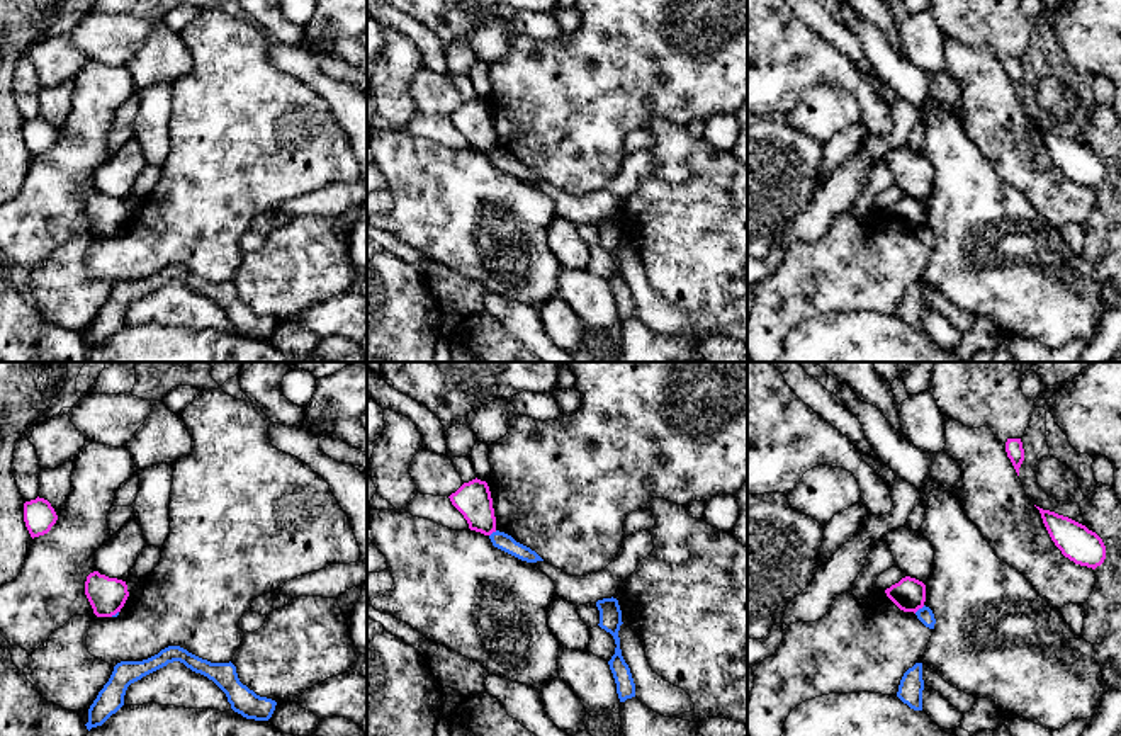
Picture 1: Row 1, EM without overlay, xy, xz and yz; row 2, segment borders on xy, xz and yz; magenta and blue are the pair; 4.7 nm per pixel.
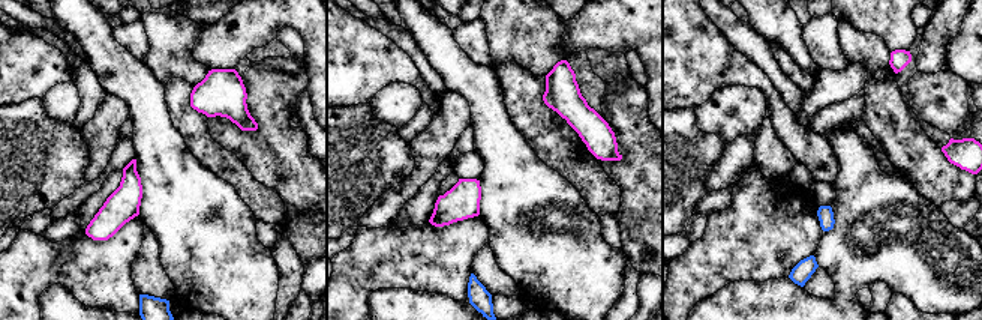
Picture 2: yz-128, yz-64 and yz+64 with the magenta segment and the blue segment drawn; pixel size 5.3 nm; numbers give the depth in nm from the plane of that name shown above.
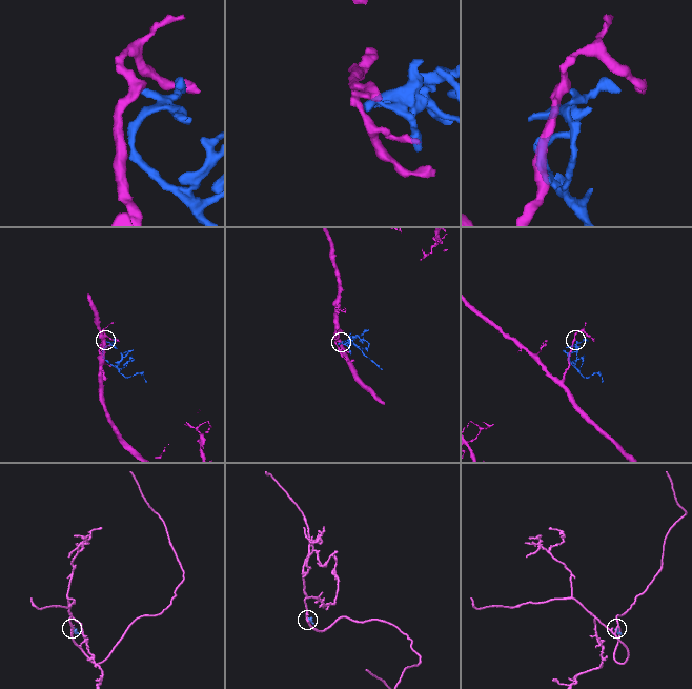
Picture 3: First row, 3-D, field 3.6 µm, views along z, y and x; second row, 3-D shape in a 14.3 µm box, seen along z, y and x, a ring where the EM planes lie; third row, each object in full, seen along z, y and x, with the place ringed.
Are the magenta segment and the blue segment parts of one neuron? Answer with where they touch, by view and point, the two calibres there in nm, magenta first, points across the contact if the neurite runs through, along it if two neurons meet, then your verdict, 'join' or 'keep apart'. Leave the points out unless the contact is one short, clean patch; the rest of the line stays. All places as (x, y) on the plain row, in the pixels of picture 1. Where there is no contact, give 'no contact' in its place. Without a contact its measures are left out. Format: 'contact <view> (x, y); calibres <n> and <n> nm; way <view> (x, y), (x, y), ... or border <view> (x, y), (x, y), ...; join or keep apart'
contact yz (919, 226); calibres 160 and 70 nm; border yz (924, 225), (914, 232); keep apart

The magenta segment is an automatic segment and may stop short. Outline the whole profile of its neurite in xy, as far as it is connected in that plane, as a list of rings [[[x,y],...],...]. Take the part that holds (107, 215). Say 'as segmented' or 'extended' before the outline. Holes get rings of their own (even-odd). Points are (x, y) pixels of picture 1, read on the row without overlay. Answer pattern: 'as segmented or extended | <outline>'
as segmented | [[[93,190],[87,195],[85,214],[97,236],[112,236],[121,231],[129,211],[126,201]]]

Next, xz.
as segmented | [[[486,100],[464,102],[450,116],[452,124],[464,134],[470,150],[491,155],[496,151],[496,136],[491,110]]]

